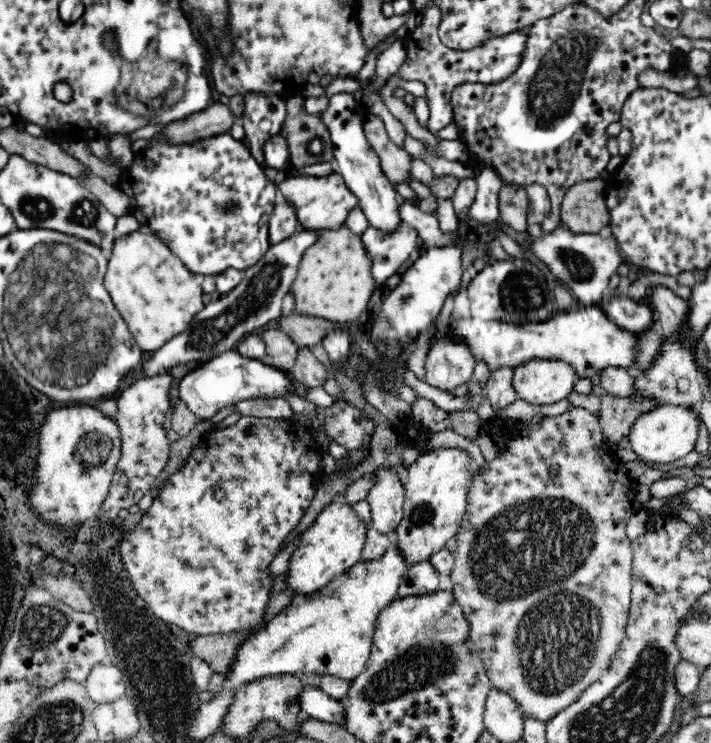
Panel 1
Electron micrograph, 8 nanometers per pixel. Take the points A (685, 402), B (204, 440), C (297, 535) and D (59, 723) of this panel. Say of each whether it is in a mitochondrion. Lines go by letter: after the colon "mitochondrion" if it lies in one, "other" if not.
A: other
B: other
C: other
D: mitochondrion

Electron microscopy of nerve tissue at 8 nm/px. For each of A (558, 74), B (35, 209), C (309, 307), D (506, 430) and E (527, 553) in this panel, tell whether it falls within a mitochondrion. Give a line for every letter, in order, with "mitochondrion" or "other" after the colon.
A: mitochondrion
B: mitochondrion
C: other
D: other
E: mitochondrion

